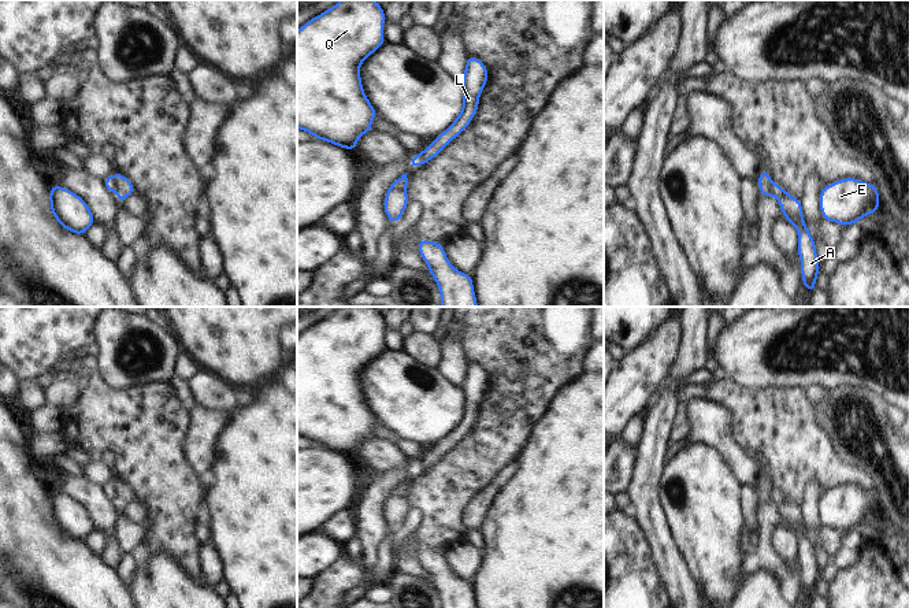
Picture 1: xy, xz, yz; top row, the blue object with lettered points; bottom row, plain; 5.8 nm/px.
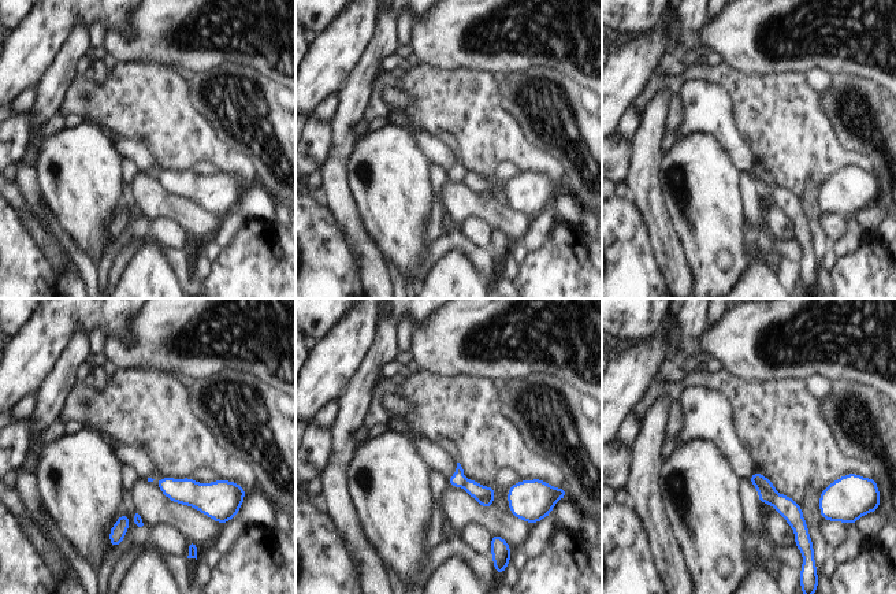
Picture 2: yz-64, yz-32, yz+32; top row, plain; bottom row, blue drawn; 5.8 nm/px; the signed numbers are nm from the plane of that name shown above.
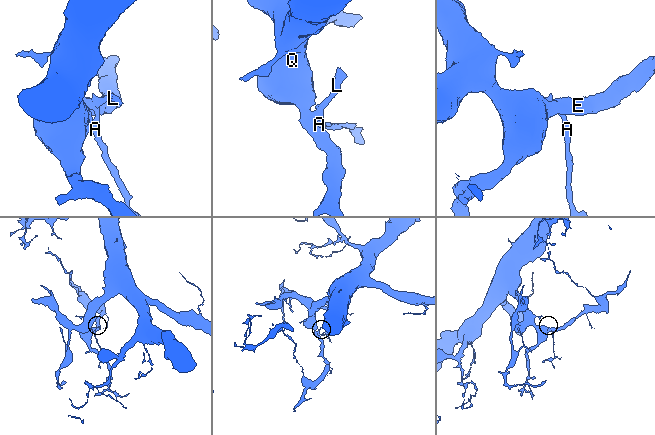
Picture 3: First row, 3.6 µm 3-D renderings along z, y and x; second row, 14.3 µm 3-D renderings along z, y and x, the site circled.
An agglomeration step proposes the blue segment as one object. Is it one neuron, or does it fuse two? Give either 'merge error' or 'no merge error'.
merge error

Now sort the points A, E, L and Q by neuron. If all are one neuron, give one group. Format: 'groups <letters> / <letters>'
groups A / E L Q

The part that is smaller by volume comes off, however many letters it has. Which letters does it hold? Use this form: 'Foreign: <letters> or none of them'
Foreign: A

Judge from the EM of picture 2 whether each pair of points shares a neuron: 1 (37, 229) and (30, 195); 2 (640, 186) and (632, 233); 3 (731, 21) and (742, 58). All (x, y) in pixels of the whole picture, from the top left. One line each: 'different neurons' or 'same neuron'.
1: different neurons
2: different neurons
3: same neuron

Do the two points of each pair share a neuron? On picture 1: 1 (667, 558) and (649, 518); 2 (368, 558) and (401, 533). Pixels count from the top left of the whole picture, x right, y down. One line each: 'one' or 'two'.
1: one
2: two

